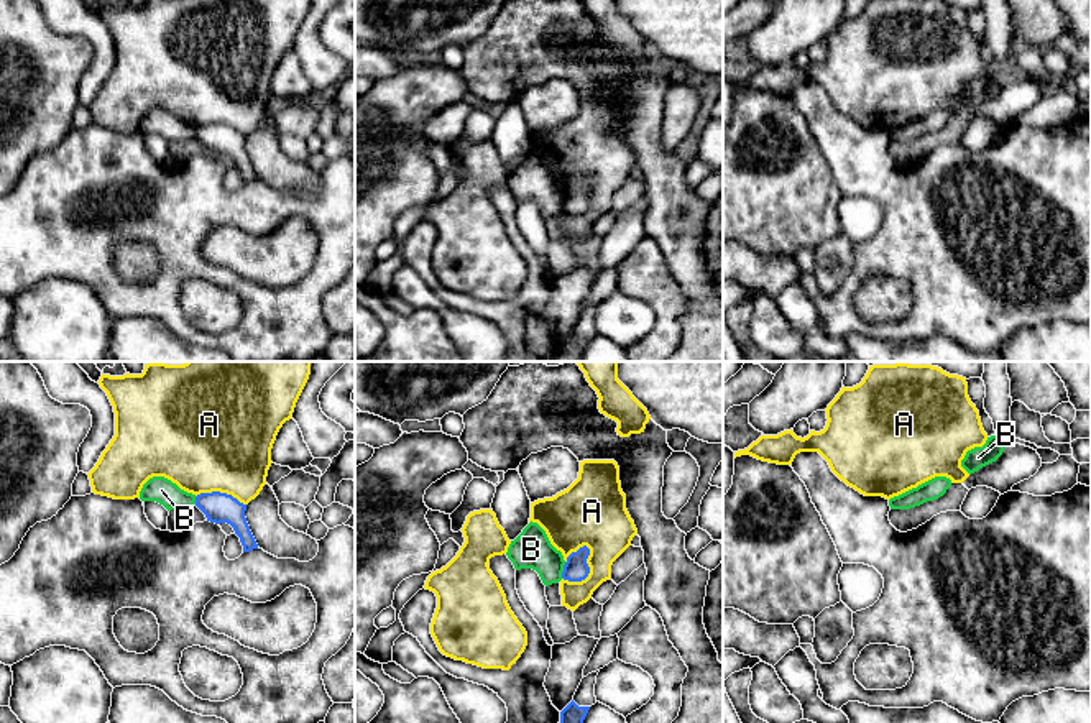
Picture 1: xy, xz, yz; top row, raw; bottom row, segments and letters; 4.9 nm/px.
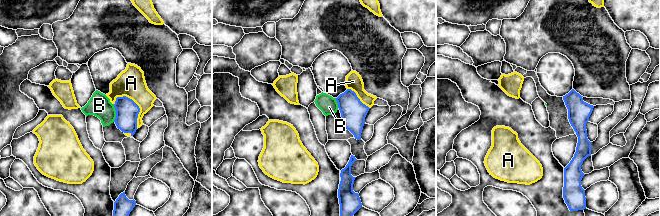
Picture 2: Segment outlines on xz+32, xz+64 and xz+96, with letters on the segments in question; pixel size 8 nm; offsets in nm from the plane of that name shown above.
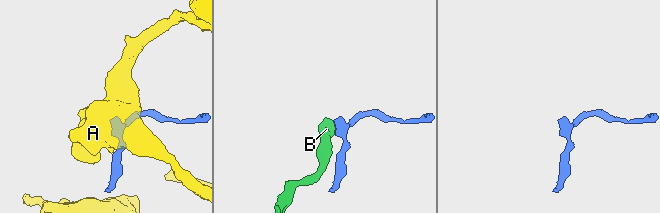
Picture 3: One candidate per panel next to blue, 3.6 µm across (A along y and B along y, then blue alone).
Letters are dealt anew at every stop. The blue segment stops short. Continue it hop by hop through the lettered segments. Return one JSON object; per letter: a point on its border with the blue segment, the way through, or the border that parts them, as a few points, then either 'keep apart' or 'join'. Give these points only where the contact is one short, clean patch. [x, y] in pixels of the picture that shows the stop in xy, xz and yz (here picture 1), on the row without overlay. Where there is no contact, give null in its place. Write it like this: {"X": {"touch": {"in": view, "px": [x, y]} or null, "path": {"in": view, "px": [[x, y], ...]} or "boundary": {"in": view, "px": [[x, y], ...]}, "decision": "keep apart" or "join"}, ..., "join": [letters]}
{"A": {"touch": {"in": "xz", "px": [589, 204]}, "boundary": {"in": "xz", "px": [[585, 176], [589, 181], [589, 206], [580, 212], [562, 211]]}, "decision": "keep apart"}, "B": {"touch": {"in": "xz", "px": [564, 202]}, "boundary": {"in": "xz", "px": [[566, 194], [561, 209]]}, "decision": "keep apart"}, "join": []}

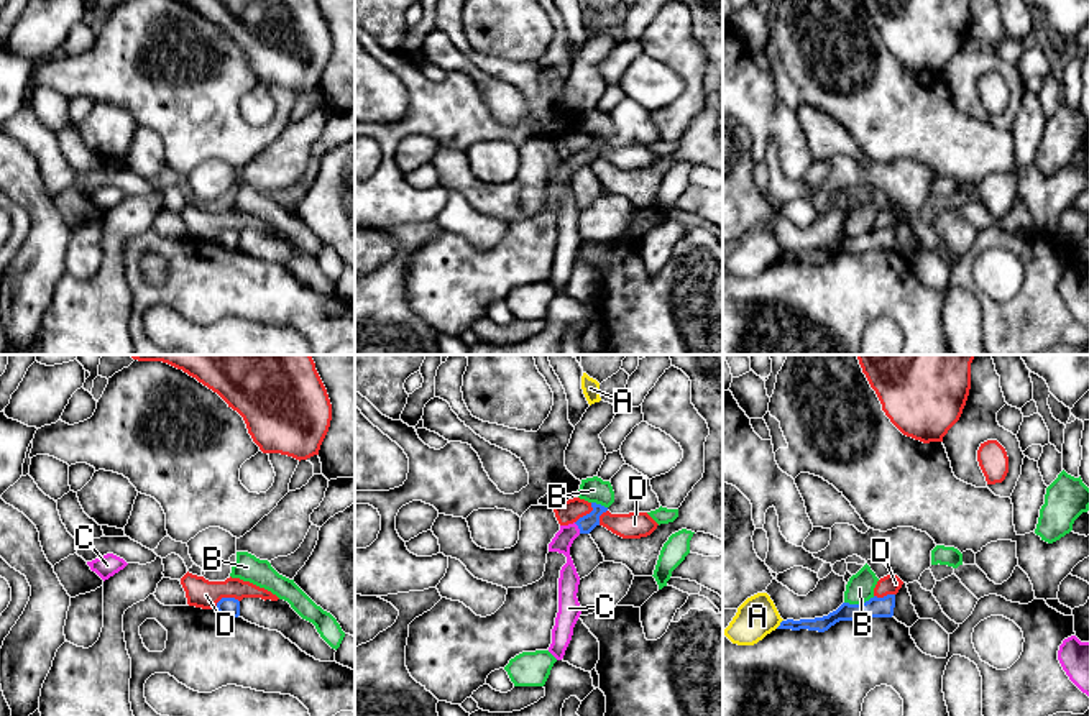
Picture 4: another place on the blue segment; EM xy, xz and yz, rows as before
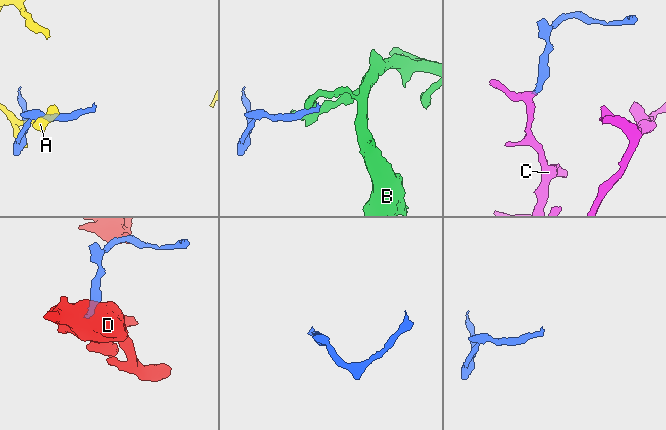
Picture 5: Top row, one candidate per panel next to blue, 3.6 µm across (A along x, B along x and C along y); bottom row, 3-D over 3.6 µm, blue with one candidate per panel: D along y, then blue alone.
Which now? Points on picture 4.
{"A": {"touch": {"in": "yz", "px": [781, 257]}, "boundary": {"in": "yz", "px": [[782, 252], [776, 260]]}, "decision": "keep apart"}, "B": {"touch": {"in": "yz", "px": [861, 235]}, "boundary": {"in": "yz", "px": [[874, 229], [859, 235], [845, 235]]}, "decision": "keep apart"}, "C": {"touch": {"in": "xz", "px": [578, 160]}, "path": {"in": "xz", "px": [[590, 153], [578, 160], [564, 171]]}, "decision": "join"}, "D": {"touch": {"in": "xy", "px": [225, 230]}, "boundary": {"in": "xy", "px": [[238, 232], [222, 230], [214, 240]]}, "decision": "keep apart"}, "join": ["C"]}

